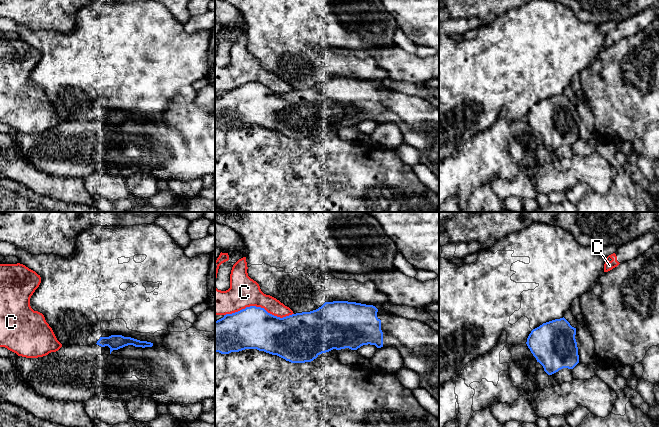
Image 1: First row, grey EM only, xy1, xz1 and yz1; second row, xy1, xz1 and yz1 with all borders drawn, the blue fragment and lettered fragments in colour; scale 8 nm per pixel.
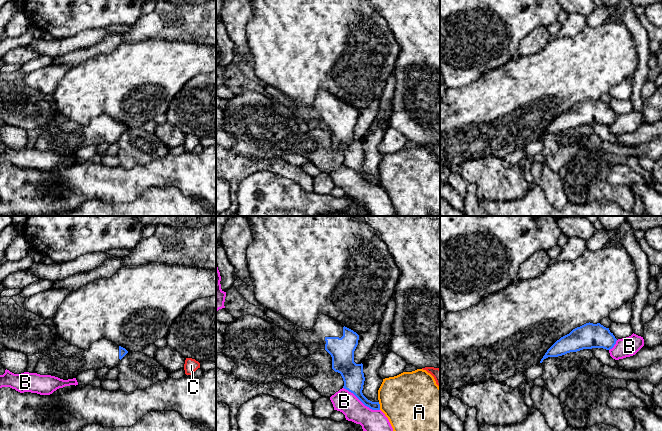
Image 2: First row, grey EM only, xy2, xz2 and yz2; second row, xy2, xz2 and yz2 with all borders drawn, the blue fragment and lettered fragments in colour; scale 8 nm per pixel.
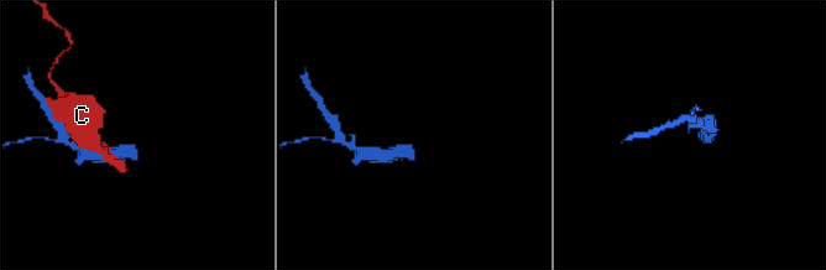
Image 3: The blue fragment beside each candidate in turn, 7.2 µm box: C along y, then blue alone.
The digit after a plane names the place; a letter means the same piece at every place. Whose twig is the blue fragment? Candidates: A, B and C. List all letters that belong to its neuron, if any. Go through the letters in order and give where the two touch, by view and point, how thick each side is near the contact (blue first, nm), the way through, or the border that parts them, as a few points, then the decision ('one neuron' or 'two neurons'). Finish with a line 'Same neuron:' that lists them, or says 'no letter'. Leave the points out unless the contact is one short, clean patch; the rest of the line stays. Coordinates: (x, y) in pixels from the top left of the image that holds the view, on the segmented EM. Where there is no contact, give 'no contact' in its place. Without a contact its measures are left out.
A: xz2 (379, 406) | 120/460 nm | along xz2 (378, 402), (380, 409) | two neurons
B: xz2 (361, 401) | 170/180 nm | two neurons
C: xz1 (258, 307) | 340/240 nm | two neurons
Same neuron: no letter

